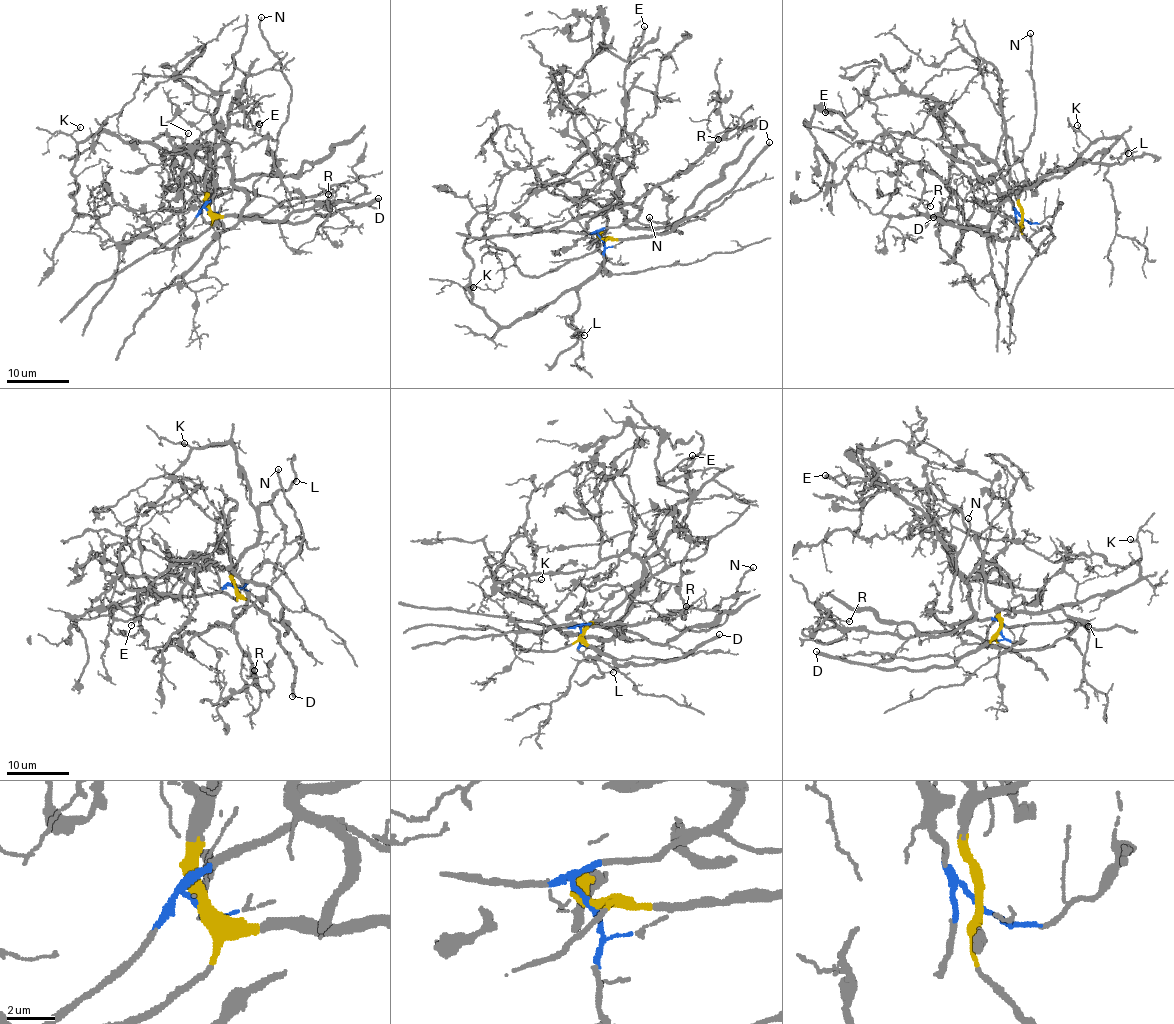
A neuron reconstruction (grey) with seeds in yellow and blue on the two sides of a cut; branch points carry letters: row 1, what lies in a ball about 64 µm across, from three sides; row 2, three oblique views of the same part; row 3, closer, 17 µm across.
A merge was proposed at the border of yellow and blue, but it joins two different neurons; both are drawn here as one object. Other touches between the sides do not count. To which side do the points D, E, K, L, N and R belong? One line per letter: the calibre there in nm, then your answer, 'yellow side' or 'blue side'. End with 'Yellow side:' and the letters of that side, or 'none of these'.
D: 320 nm thick; yellow side
E: 160 nm thick; blue side
K: 120 nm thick; yellow side
L: 100 nm thick; yellow side
N: 190 nm thick; blue side
R: 120 nm thick; blue side
Yellow side: D, K, L

